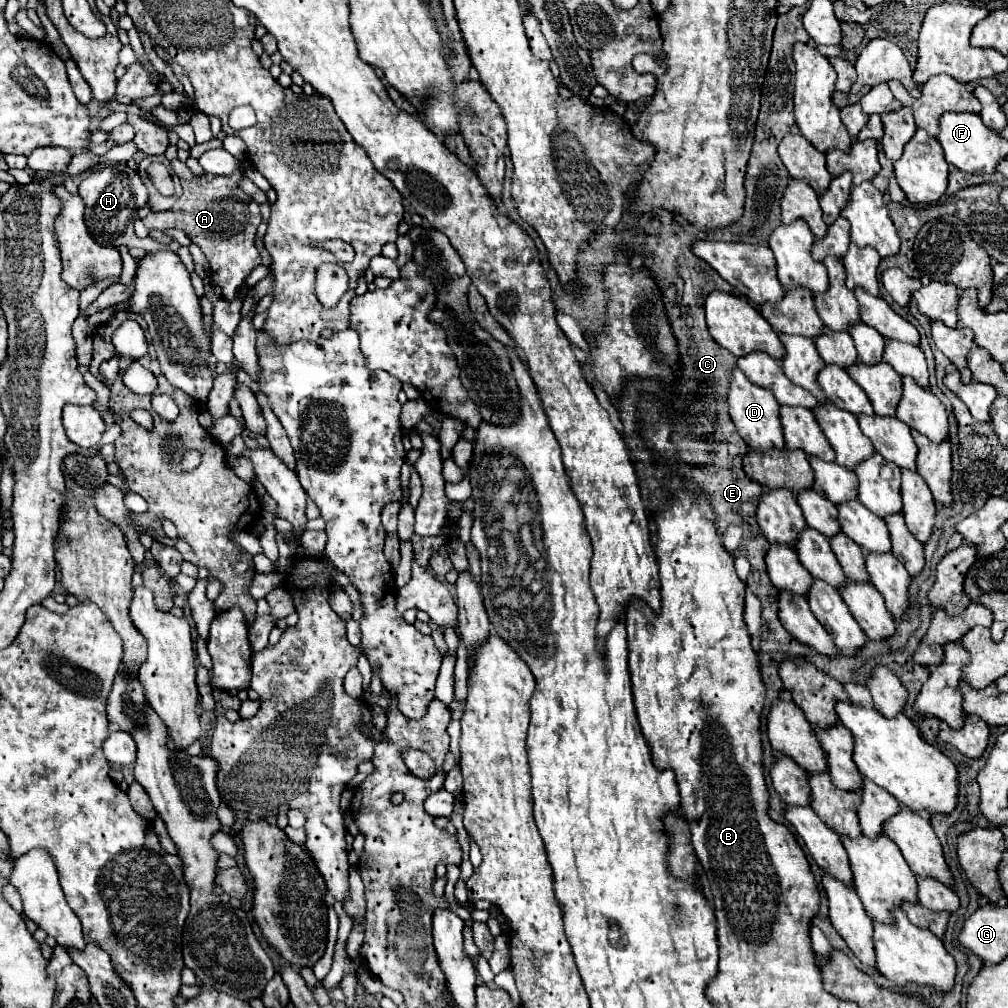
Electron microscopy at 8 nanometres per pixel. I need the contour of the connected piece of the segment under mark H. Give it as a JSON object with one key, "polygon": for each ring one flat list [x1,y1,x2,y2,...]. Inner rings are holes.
{"polygon":[[110,165,106,169,92,171,82,179,78,193,86,203,86,211,84,211,86,225,98,243,110,245,110,247,126,245,126,247,146,249,148,239,140,239,134,233,134,221,136,221,138,209,144,207,148,201,148,189,142,177,134,169,118,169]]}

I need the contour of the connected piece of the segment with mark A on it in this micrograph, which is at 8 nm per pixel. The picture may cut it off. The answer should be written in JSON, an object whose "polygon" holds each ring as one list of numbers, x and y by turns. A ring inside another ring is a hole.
{"polygon":[[180,159,172,161,172,169,182,181,184,193,176,205,168,211,148,213,142,221,148,229,182,229,192,243,196,243,210,263,210,281,220,287,226,301,234,301,242,285,246,283,250,271,260,265,260,255,254,247,254,235,262,221,260,205,252,201,244,191,240,191,238,181,244,177,242,171,236,171,228,177,222,175,192,175,186,163]]}

